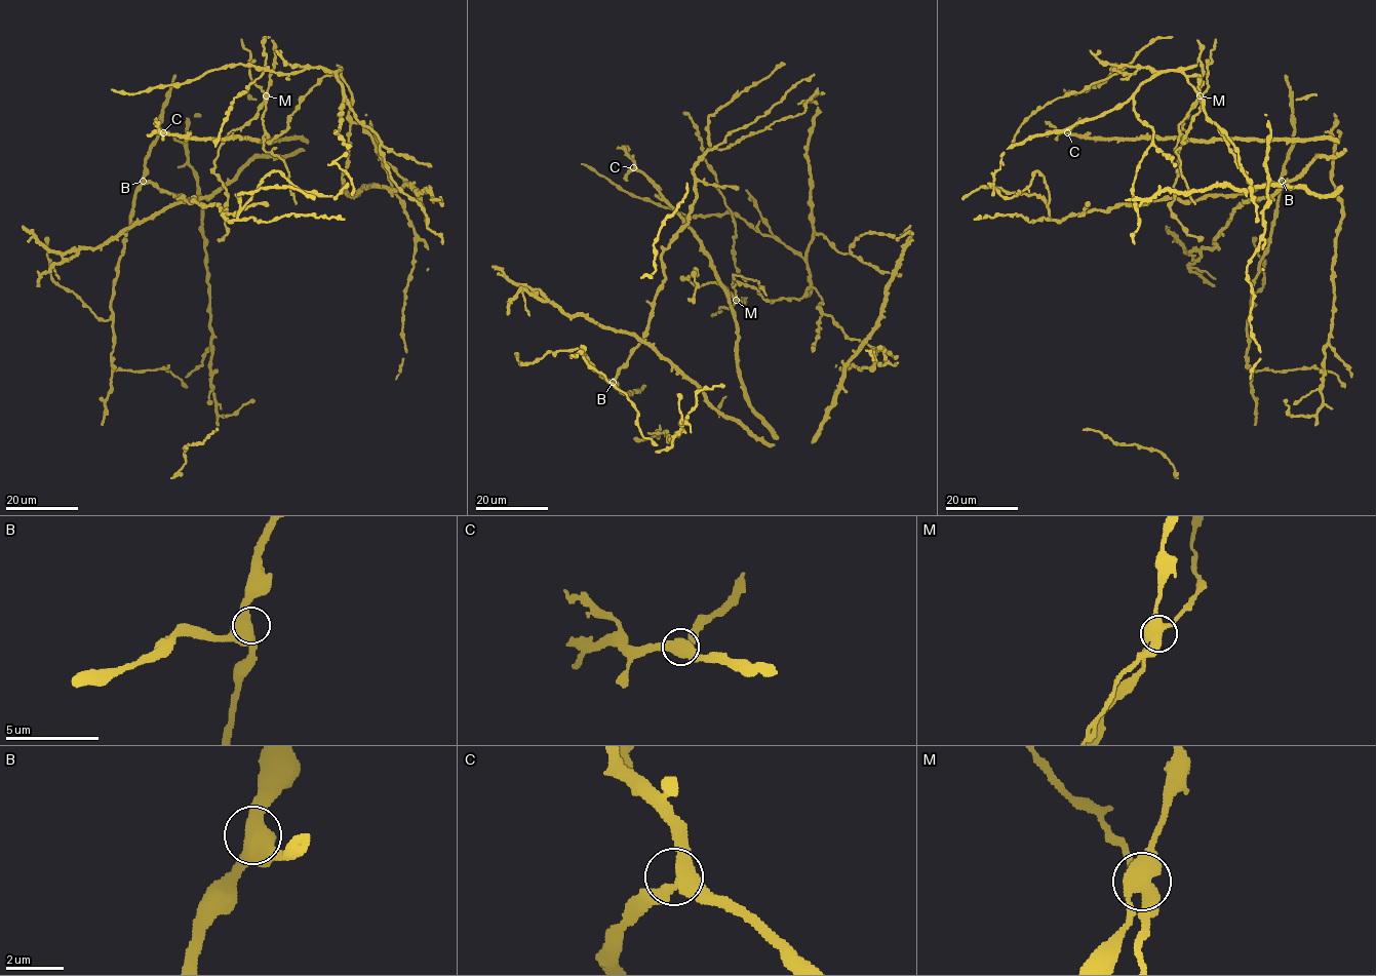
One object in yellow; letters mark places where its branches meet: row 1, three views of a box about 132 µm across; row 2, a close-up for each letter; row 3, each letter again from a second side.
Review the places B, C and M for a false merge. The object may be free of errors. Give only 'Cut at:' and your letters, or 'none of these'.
Cut at: M

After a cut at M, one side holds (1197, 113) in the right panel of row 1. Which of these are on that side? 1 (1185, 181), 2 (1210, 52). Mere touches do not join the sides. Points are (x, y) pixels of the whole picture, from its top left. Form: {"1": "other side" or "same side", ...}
{"1": "other side", "2": "other side"}

